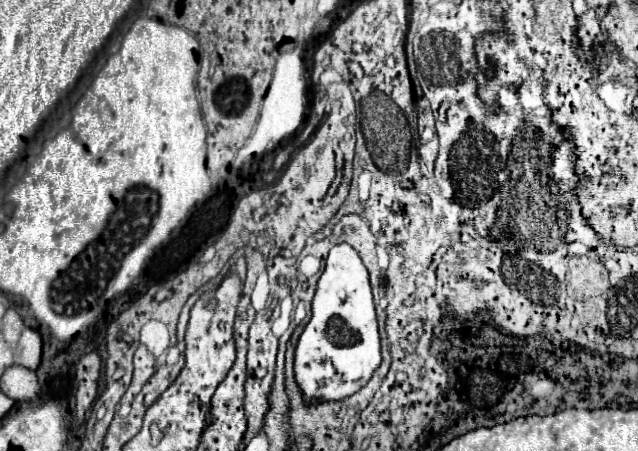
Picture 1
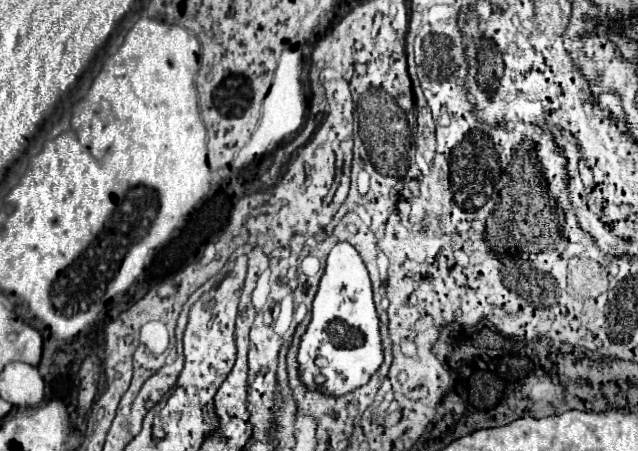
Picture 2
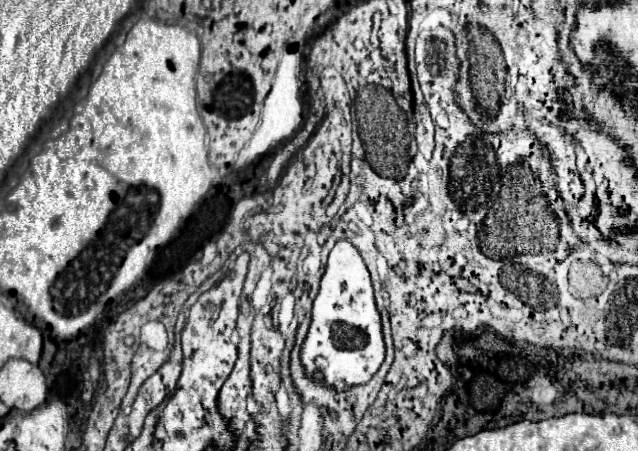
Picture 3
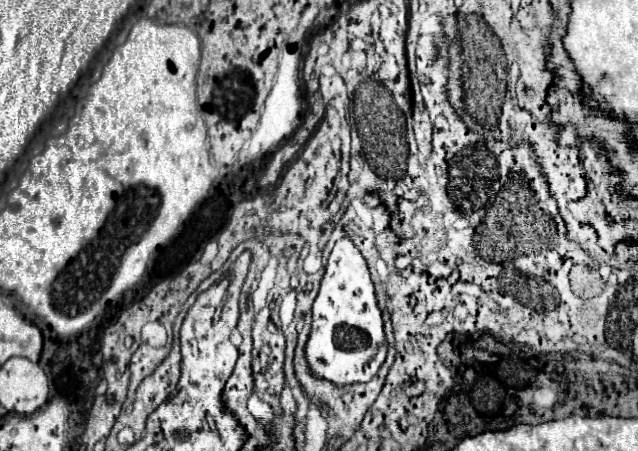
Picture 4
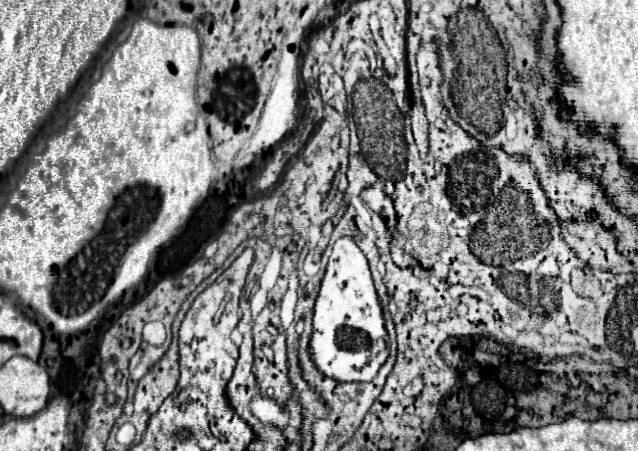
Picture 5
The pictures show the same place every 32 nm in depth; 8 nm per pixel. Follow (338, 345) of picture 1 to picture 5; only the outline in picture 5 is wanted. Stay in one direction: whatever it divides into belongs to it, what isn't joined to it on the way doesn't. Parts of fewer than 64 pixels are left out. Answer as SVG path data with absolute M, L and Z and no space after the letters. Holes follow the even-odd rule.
M336 240L314 304L314 326L308 344L314 366L336 382L372 380L388 358L388 336L368 260L354 240Z

